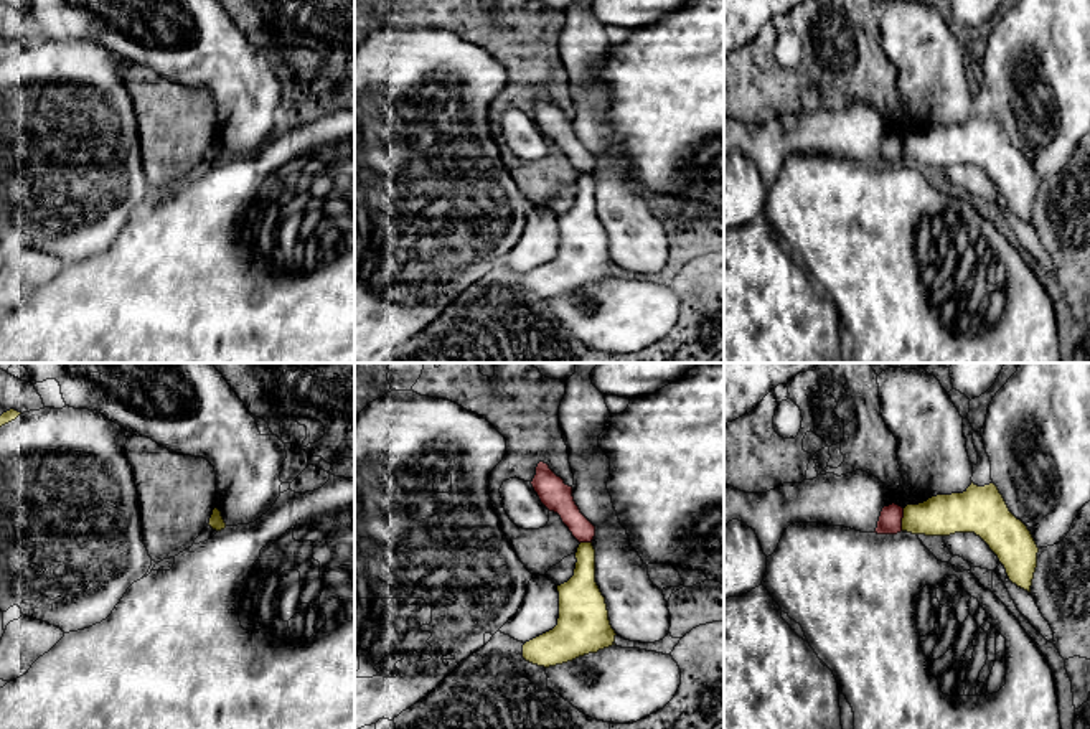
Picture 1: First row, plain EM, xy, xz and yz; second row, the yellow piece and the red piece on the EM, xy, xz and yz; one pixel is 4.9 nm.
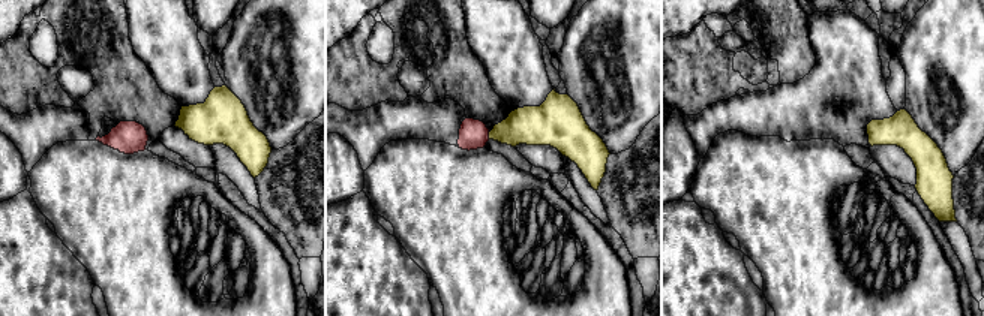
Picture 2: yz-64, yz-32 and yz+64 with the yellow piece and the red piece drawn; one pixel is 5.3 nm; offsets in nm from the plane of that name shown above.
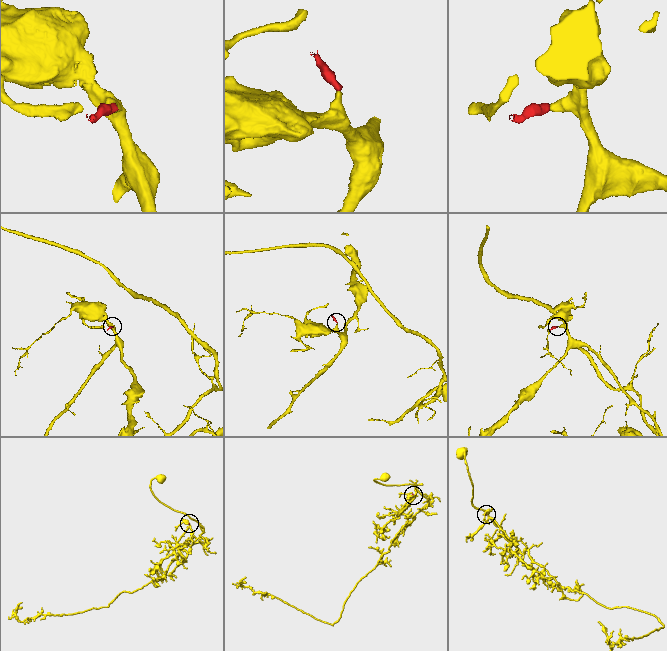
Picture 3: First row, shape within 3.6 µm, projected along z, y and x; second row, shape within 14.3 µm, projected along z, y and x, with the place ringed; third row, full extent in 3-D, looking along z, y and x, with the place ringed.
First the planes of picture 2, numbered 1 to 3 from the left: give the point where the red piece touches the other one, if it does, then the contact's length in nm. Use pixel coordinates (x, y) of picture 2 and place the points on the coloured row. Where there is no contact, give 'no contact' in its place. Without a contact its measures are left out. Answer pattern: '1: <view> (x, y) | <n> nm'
1: no contact
2: yz-32 (489, 135) | 40 nm
3: no contact

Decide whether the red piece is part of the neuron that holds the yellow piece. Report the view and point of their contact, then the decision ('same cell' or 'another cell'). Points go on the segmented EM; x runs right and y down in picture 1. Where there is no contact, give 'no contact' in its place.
contact yz (902, 520); another cell

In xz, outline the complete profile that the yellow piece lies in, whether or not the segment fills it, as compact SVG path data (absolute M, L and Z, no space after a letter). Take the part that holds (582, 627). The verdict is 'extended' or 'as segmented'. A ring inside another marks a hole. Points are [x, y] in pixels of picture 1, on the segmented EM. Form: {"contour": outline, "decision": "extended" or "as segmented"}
{"contour": "M580 543L574 576L557 586L557 625L526 642L523 658L538 666L556 666L615 645L605 597L595 582L595 549Z", "decision": "as segmented"}

